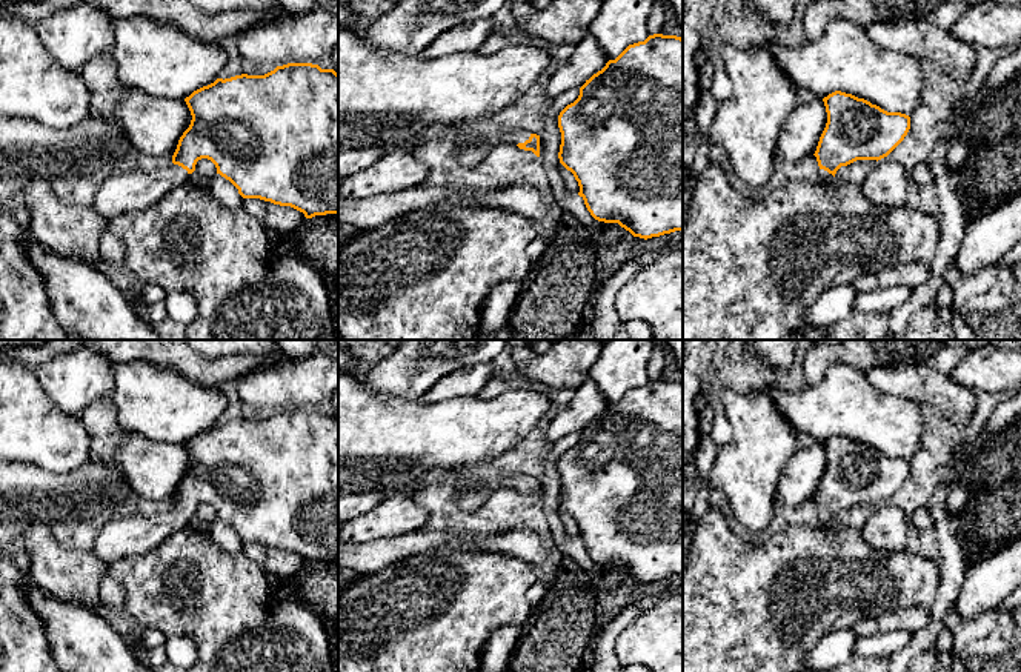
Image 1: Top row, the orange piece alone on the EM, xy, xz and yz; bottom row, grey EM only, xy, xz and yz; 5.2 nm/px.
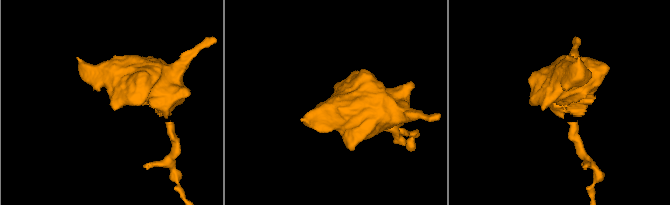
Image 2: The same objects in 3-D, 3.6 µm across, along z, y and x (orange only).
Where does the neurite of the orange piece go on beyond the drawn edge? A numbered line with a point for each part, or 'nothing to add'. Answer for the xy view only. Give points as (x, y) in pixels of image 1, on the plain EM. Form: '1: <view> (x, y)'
1: xy (125, 534)

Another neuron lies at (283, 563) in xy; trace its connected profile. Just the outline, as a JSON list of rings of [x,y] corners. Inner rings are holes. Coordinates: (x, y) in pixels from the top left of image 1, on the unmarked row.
[[[243,543],[241,552],[264,572],[271,572],[280,578],[297,578],[306,566],[303,557],[291,551],[280,551],[260,543]]]

